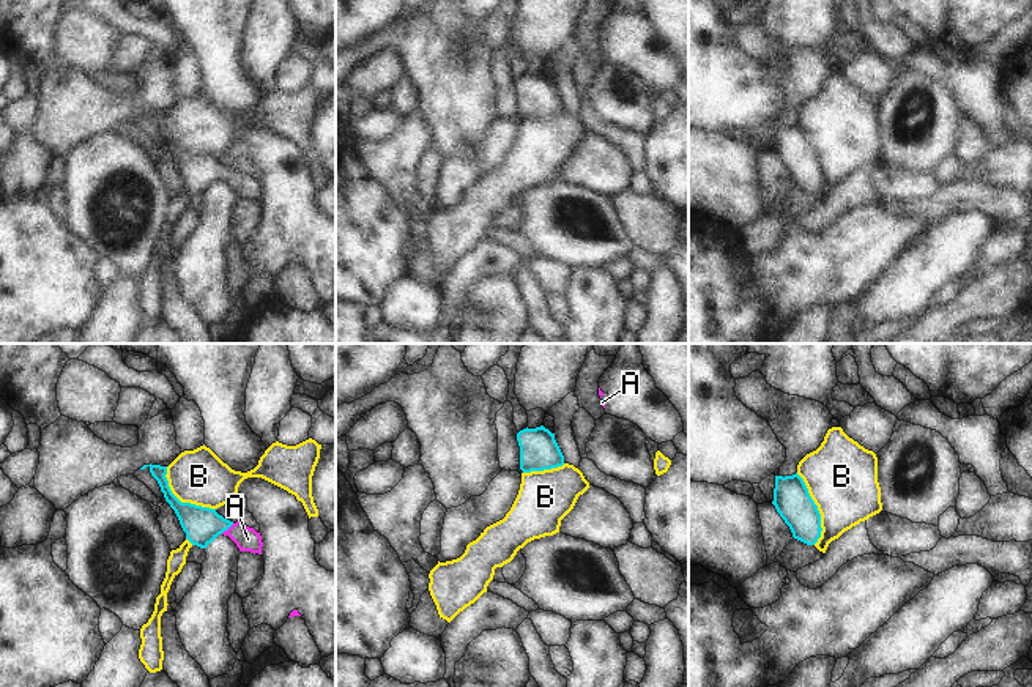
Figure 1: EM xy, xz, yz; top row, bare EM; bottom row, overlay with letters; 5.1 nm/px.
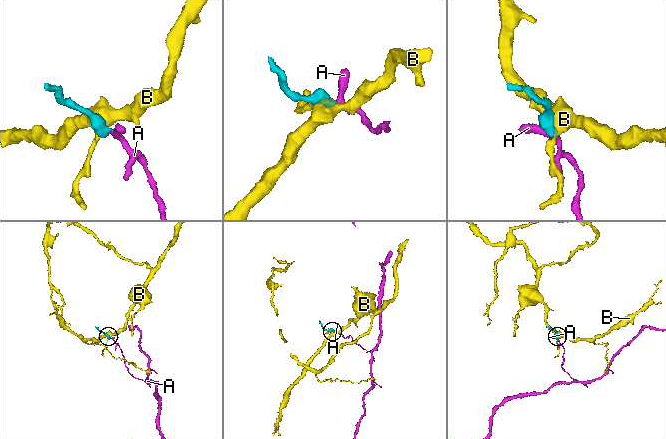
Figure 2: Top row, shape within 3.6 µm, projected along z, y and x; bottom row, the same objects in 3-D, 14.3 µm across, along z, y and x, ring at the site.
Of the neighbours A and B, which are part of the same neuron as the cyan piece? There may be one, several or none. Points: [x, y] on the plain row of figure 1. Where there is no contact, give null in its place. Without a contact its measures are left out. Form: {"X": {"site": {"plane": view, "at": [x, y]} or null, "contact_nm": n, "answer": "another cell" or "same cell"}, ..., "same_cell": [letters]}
{"A": {"site": {"plane": "xy", "at": [227, 175]}, "contact_nm": 90, "answer": "same cell"}, "B": {"site": {"plane": "yz", "at": [816, 156]}, "contact_nm": 380, "answer": "another cell"}, "same_cell": ["A"]}

